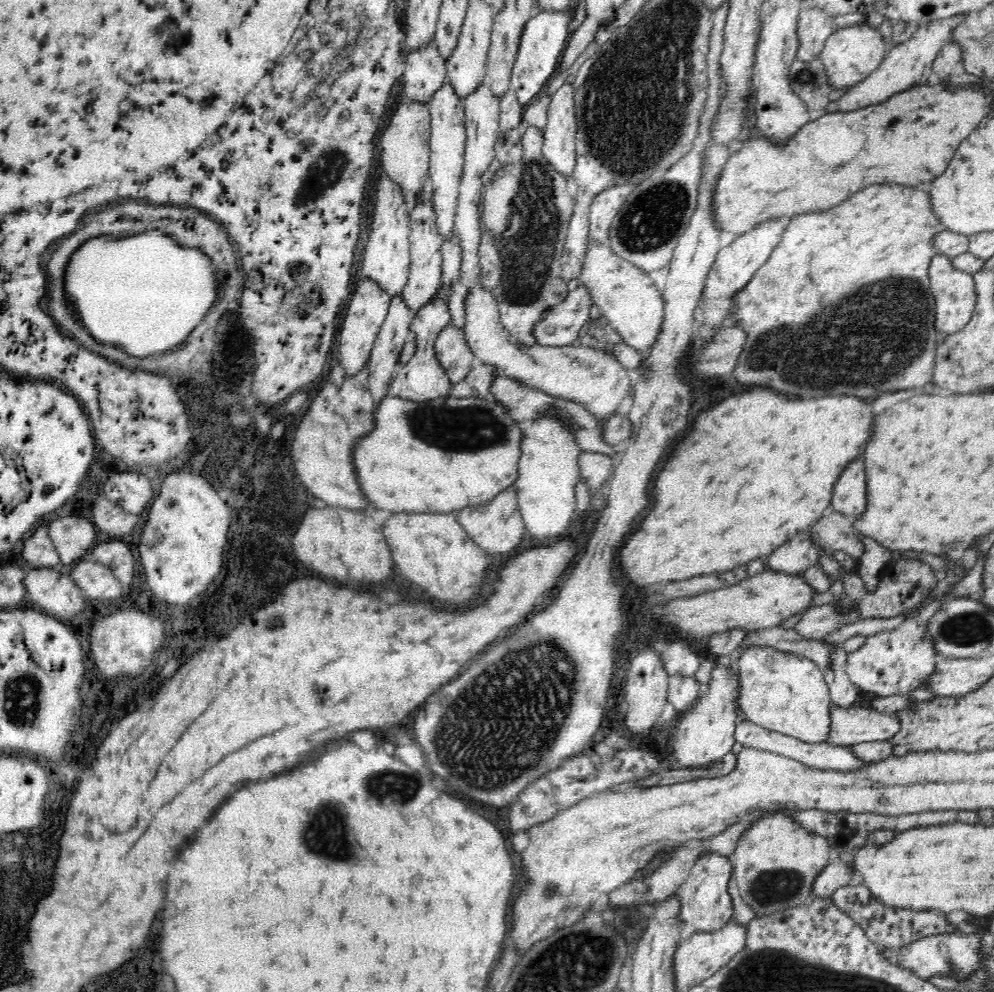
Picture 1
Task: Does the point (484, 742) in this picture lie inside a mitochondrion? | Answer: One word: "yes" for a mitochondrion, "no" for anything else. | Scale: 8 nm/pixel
yes

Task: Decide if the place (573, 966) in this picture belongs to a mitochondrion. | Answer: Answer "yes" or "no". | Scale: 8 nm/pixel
yes

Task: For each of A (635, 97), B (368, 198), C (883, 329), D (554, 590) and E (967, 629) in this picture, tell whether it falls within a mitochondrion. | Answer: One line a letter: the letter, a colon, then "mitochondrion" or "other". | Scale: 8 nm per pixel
A: mitochondrion
B: other
C: mitochondrion
D: other
E: mitochondrion

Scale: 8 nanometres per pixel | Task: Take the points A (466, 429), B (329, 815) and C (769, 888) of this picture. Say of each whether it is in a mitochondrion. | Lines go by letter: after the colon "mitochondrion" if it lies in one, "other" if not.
A: mitochondrion
B: mitochondrion
C: mitochondrion

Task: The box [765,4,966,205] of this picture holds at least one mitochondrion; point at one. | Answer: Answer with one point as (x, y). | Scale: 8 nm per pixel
(807, 77)

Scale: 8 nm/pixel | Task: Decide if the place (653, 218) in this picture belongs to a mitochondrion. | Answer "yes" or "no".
yes

